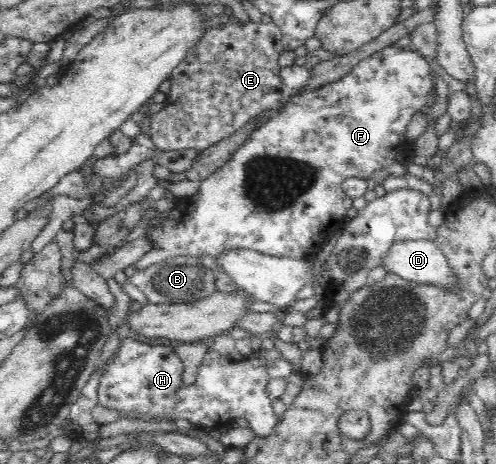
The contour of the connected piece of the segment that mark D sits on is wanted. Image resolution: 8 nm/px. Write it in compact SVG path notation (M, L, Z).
M403 238L383 256L385 271L406 281L451 285L448 259L433 240Z

